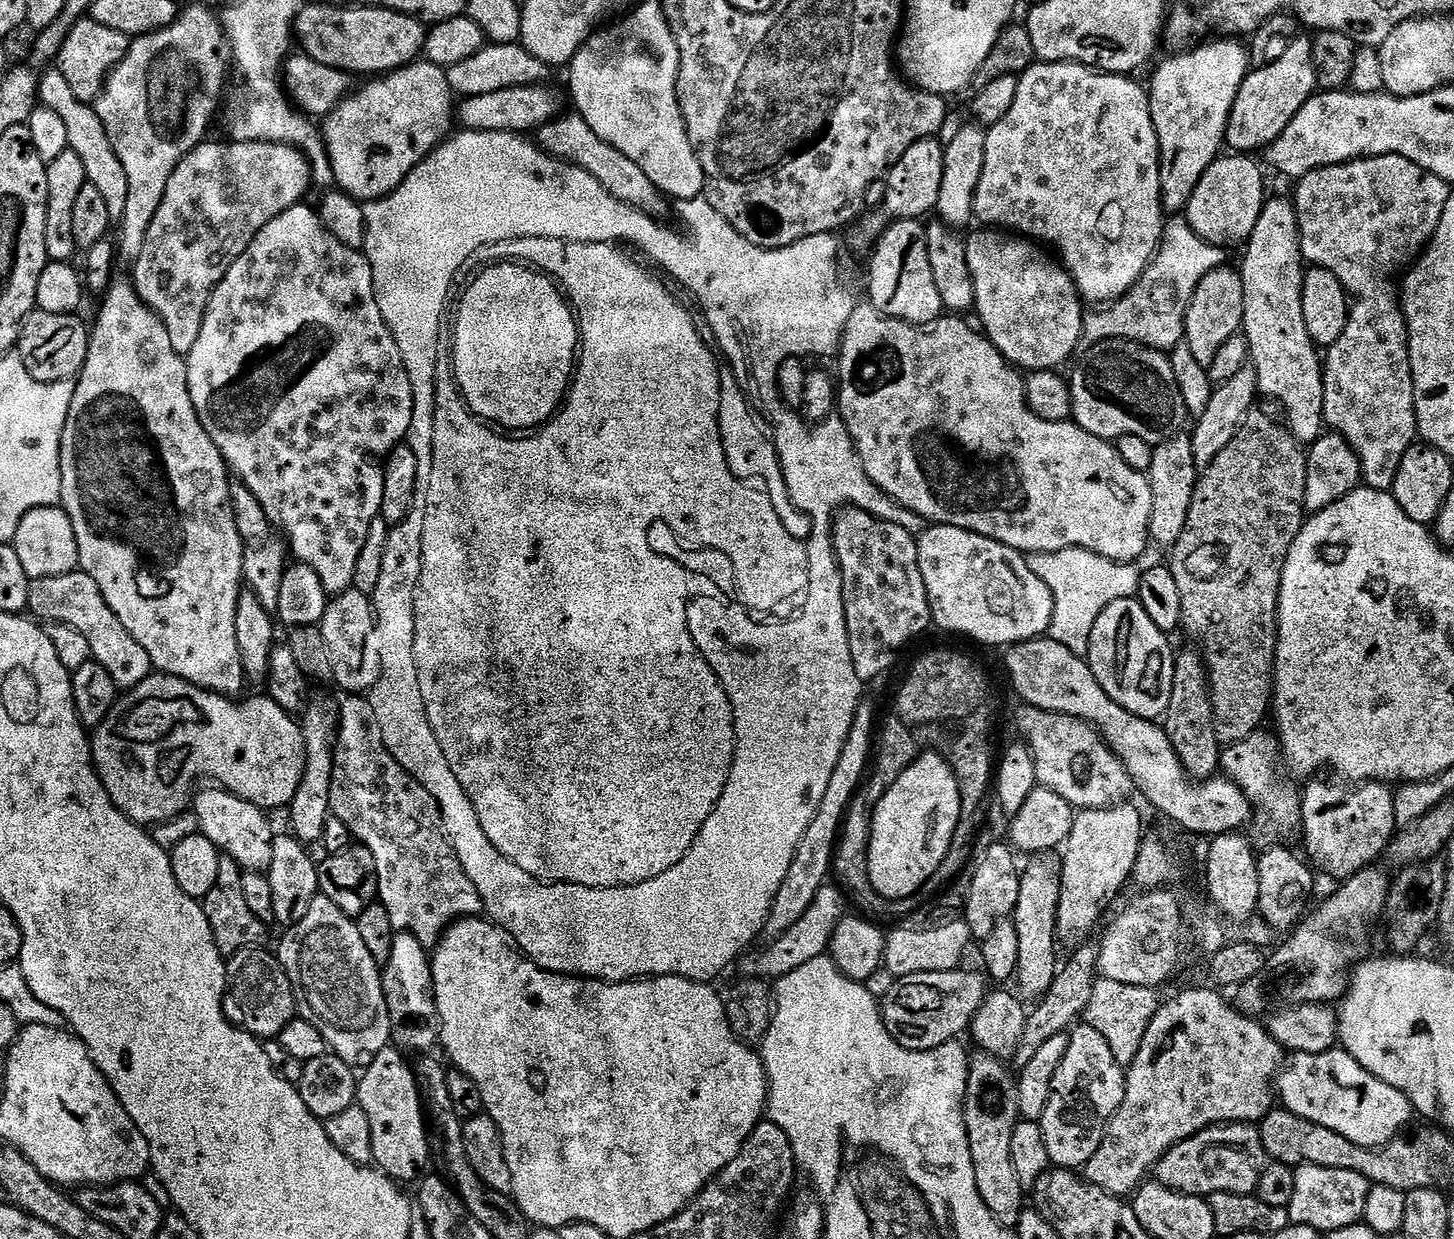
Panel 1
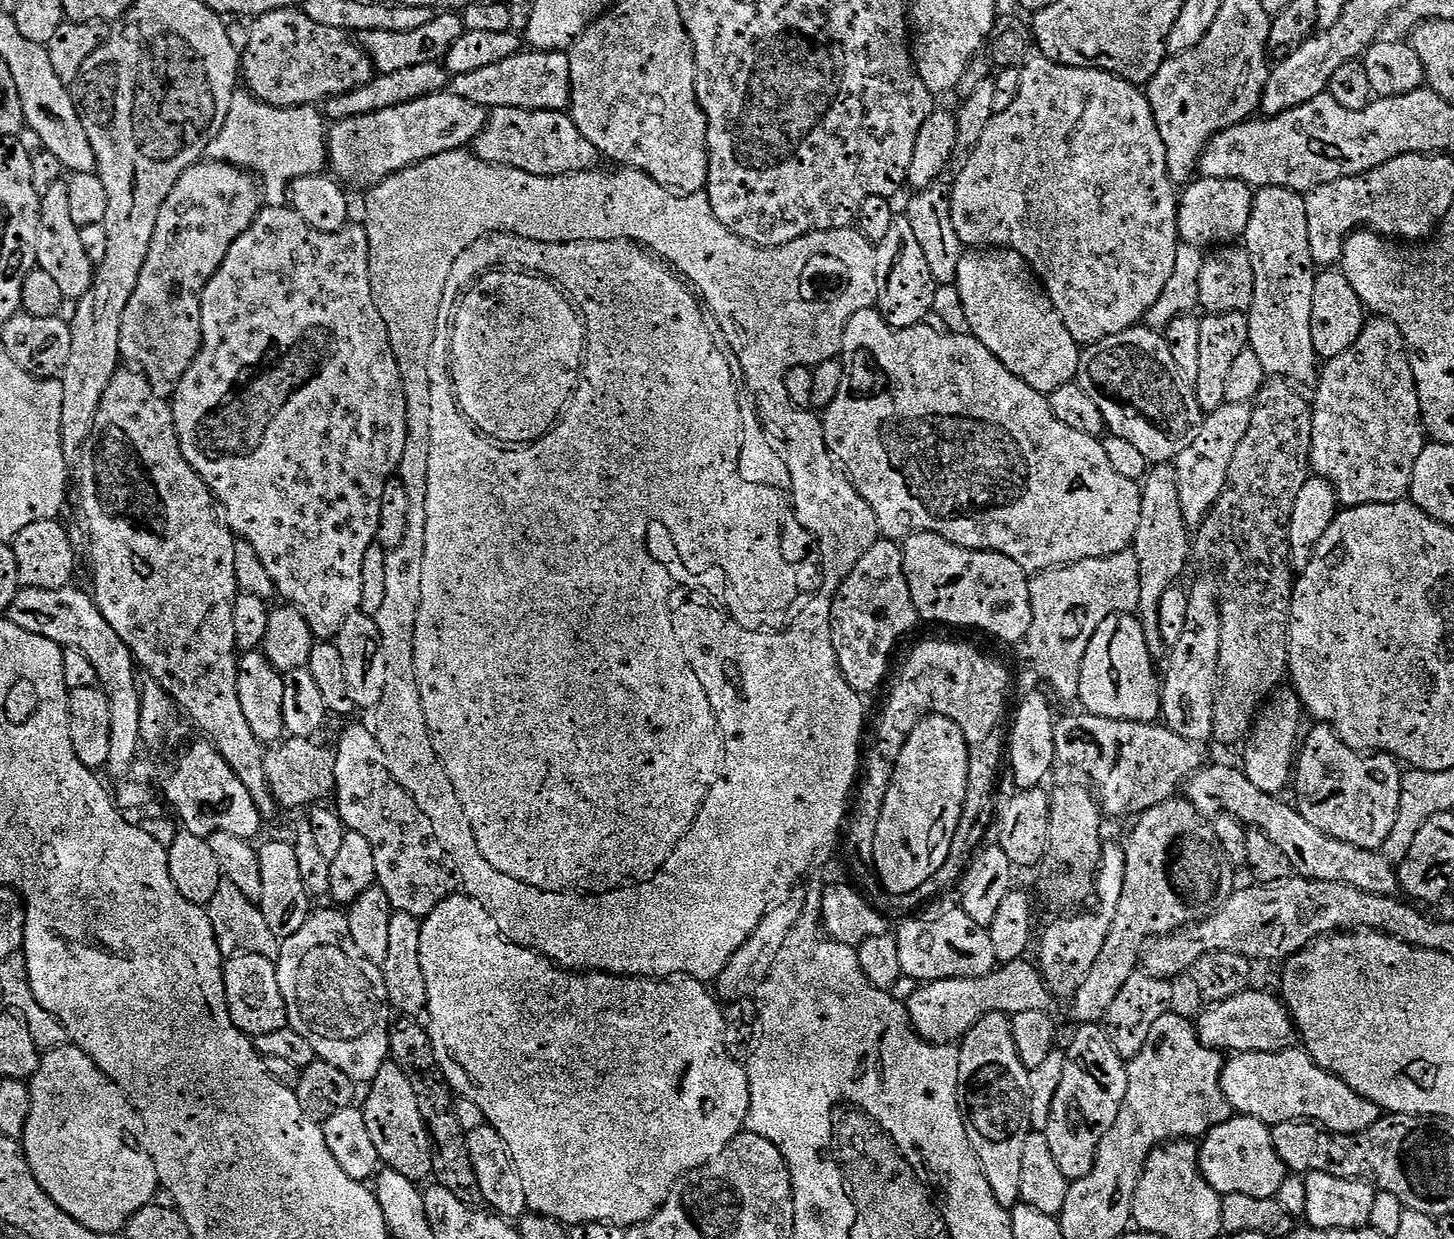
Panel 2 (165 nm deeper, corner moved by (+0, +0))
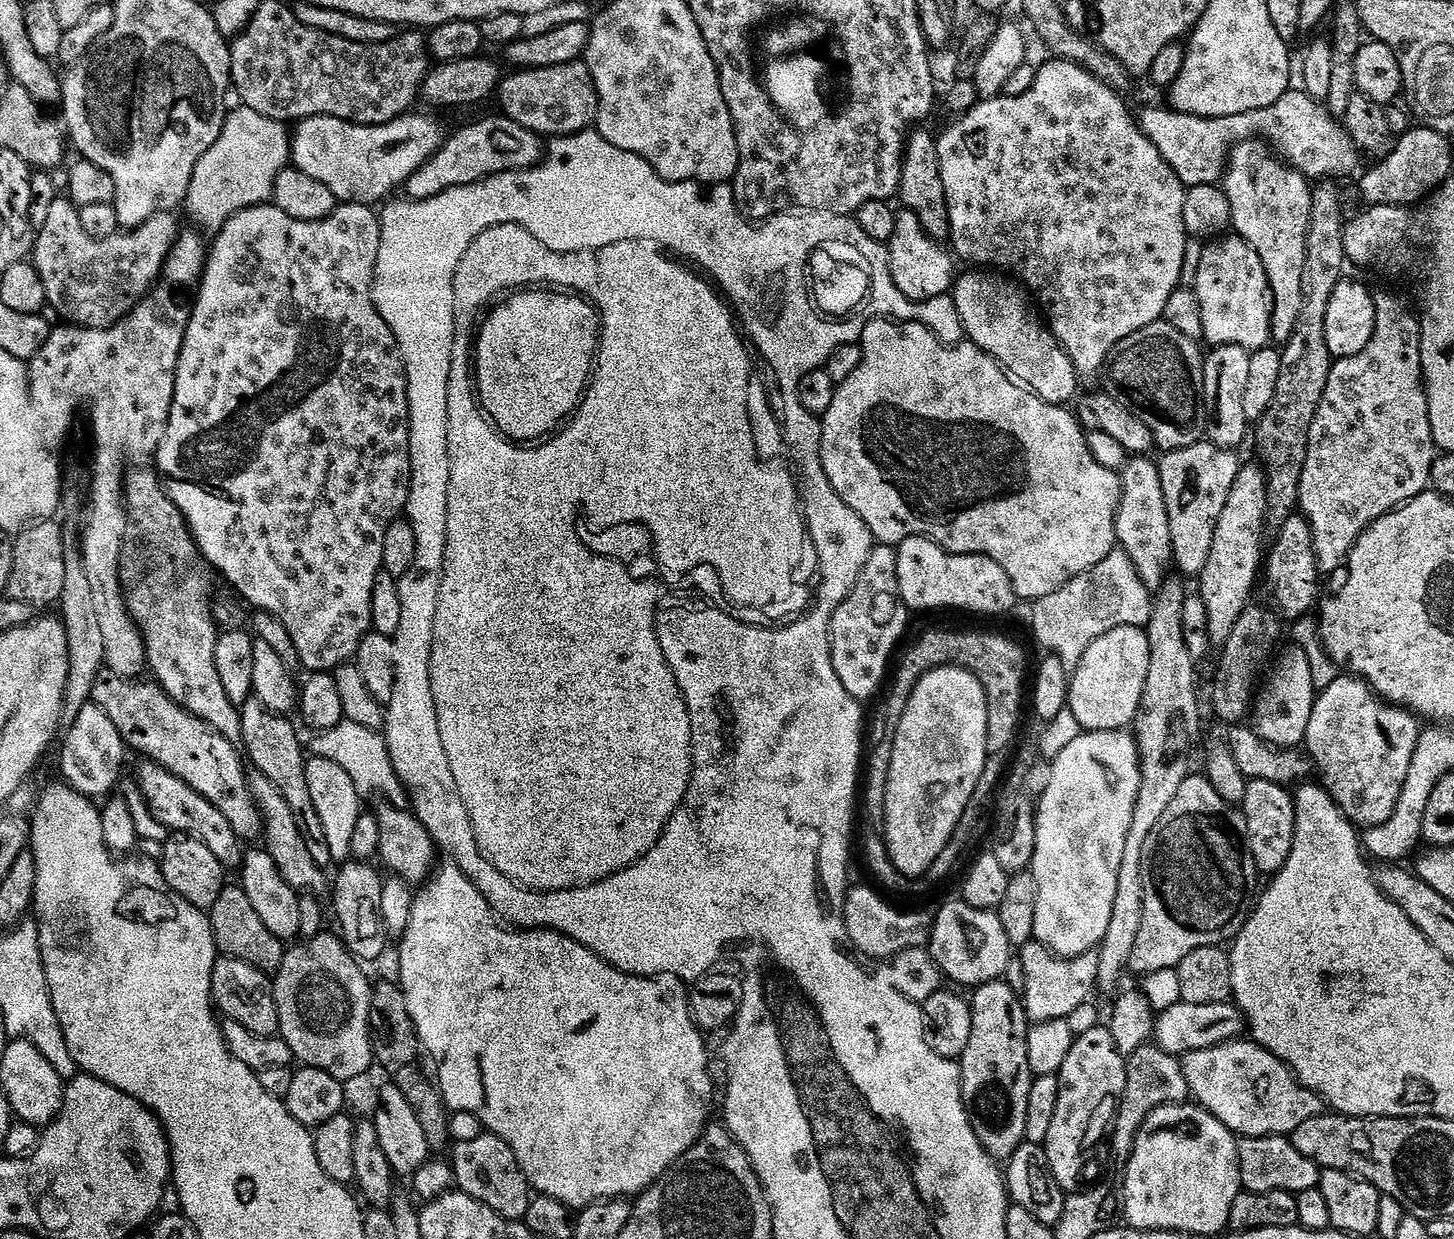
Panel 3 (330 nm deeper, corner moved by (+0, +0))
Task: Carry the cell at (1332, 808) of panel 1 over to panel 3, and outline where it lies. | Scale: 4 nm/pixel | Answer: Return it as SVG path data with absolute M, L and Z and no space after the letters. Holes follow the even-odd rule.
M1340 674L1317 695L1303 747L1308 748L1315 771L1320 771L1319 783L1344 817L1367 830L1392 817L1421 731L1421 721L1413 713L1377 698L1363 680Z

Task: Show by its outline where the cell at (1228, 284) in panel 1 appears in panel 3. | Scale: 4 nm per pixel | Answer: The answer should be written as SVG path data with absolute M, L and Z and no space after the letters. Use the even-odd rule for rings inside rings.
M1216 346L1211 349L1212 353L1204 356L1204 386L1202 389L1202 407L1207 420L1206 440L1209 444L1214 444L1218 448L1225 450L1239 449L1239 444L1243 442L1244 435L1249 435L1250 421L1246 418L1246 382L1250 379L1251 355L1244 348L1226 346L1225 348Z

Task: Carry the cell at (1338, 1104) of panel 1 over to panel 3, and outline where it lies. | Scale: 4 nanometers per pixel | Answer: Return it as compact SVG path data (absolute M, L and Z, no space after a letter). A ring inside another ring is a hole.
M1248 1038L1188 1052L1182 1058L1182 1071L1184 1087L1193 1096L1191 1099L1240 1138L1291 1137L1302 1122L1322 1108L1320 1098L1300 1087L1291 1071L1272 1052Z

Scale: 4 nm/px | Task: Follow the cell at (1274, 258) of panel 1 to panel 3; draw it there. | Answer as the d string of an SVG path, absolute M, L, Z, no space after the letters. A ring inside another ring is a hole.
M1257 138L1255 140L1245 140L1232 149L1230 167L1222 177L1222 191L1228 200L1231 212L1230 224L1234 229L1235 235L1241 236L1258 254L1258 258L1262 258L1262 266L1268 275L1270 296L1274 301L1272 309L1272 340L1286 342L1298 322L1298 314L1304 305L1302 266L1306 258L1306 238L1308 237L1310 210L1312 209L1310 181L1308 177L1303 176L1295 168L1288 167L1283 159L1274 155L1273 149L1265 141Z

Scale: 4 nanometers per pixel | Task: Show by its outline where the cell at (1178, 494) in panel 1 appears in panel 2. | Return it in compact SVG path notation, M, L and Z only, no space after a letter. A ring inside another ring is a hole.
M1171 463L1152 464L1140 489L1140 517L1134 541L1140 575L1140 604L1138 619L1146 634L1146 646L1154 658L1165 655L1166 633L1159 629L1159 602L1168 588L1184 572L1184 563L1190 560L1190 528L1182 518L1182 506L1178 502L1176 470Z

